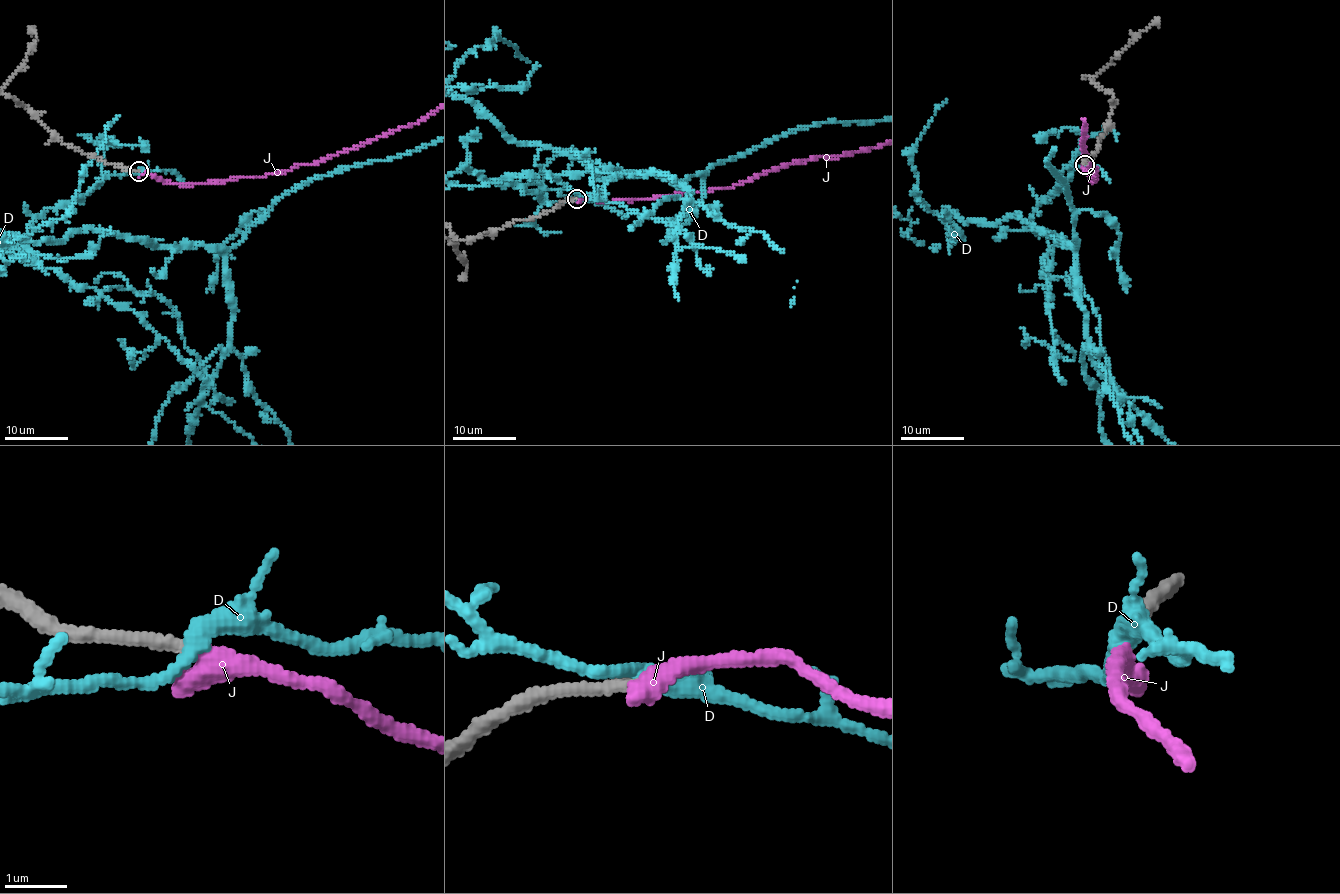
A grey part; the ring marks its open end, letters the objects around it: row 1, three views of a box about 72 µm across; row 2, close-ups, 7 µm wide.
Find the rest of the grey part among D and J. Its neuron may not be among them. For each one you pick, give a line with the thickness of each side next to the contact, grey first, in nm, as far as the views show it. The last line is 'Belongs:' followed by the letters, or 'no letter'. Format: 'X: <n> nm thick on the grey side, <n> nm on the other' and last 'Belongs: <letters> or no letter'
J: 200 nm thick on the grey side, 440 nm on the other
Belongs: J

